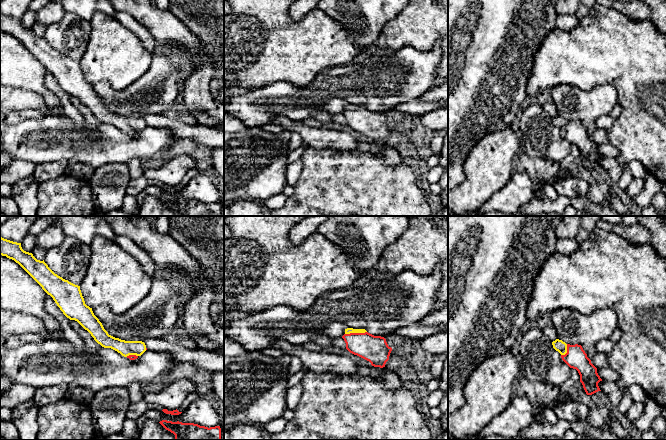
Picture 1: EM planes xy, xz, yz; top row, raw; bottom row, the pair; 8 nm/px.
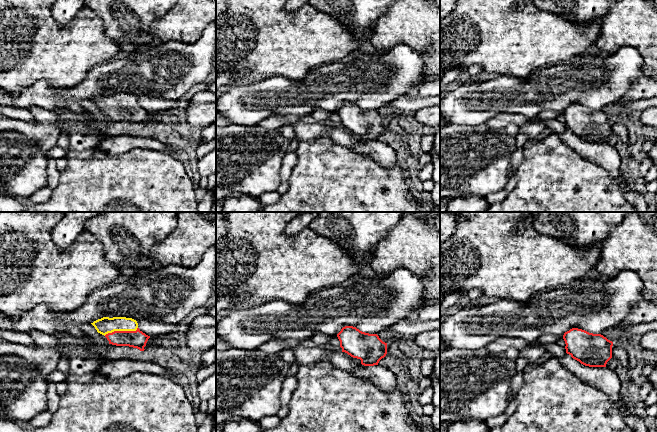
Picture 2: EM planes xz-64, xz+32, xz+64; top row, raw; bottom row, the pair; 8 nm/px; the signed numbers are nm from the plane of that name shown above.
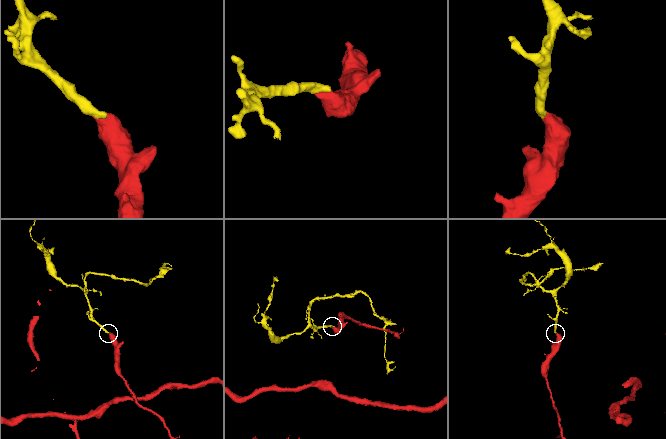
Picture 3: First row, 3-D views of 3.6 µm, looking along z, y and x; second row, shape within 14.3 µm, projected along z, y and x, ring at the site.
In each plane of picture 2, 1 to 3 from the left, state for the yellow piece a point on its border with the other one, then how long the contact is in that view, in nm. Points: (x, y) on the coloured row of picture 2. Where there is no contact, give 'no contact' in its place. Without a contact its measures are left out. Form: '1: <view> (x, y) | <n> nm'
1: xz-64 (121, 331) | 280 nm
2: no contact
3: no contact

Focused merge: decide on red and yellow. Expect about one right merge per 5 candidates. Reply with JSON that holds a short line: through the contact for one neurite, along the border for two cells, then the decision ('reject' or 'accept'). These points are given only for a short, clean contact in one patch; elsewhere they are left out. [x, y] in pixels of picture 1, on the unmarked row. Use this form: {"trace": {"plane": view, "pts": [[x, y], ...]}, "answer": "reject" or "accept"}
{"trace": {"plane": "xz", "pts": [[374, 125], [370, 124], [355, 109], [349, 106]]}, "answer": "accept"}

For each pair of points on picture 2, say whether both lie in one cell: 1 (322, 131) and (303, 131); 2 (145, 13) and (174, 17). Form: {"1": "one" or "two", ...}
{"1": "one", "2": "two"}

